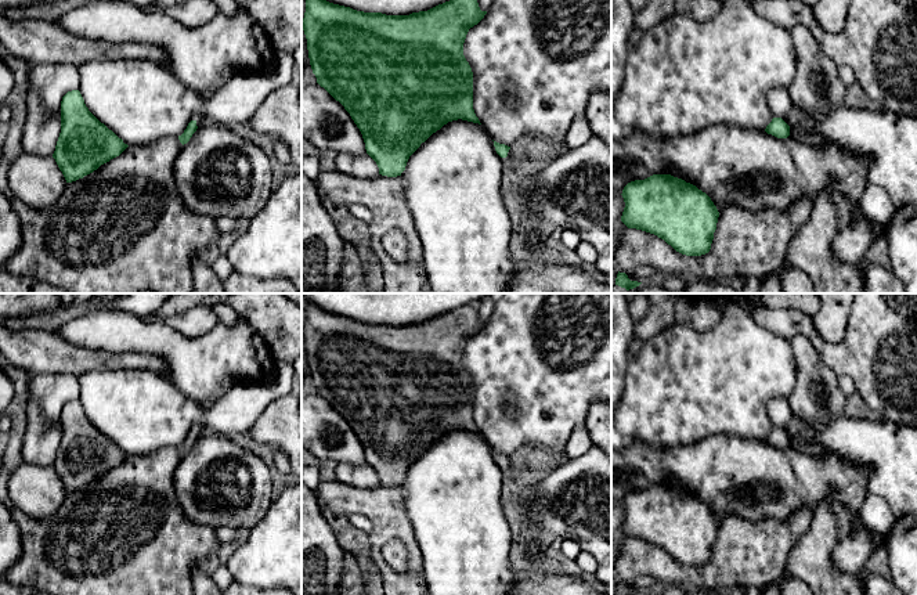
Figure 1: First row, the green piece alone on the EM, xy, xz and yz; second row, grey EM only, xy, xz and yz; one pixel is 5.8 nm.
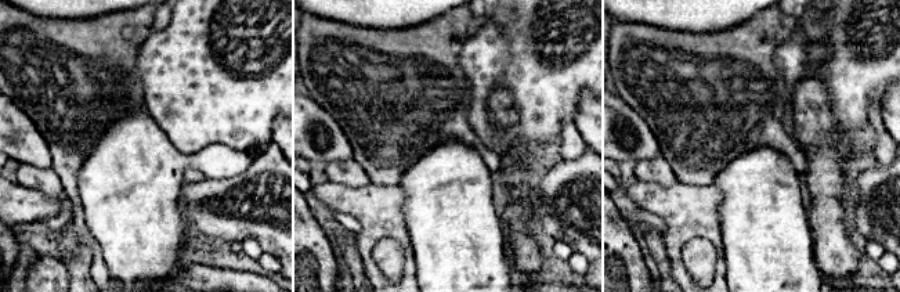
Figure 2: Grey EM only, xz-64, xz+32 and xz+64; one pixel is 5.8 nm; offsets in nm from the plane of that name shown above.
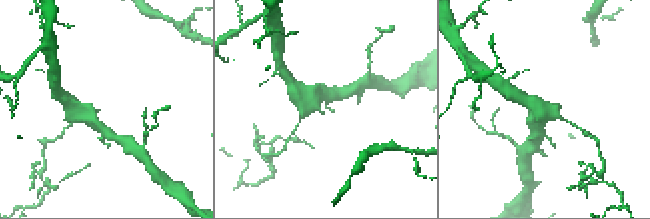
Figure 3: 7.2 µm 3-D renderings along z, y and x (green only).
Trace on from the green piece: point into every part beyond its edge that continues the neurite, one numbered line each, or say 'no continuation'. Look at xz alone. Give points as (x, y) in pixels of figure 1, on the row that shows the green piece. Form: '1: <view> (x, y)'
1: xz (509, 161)

